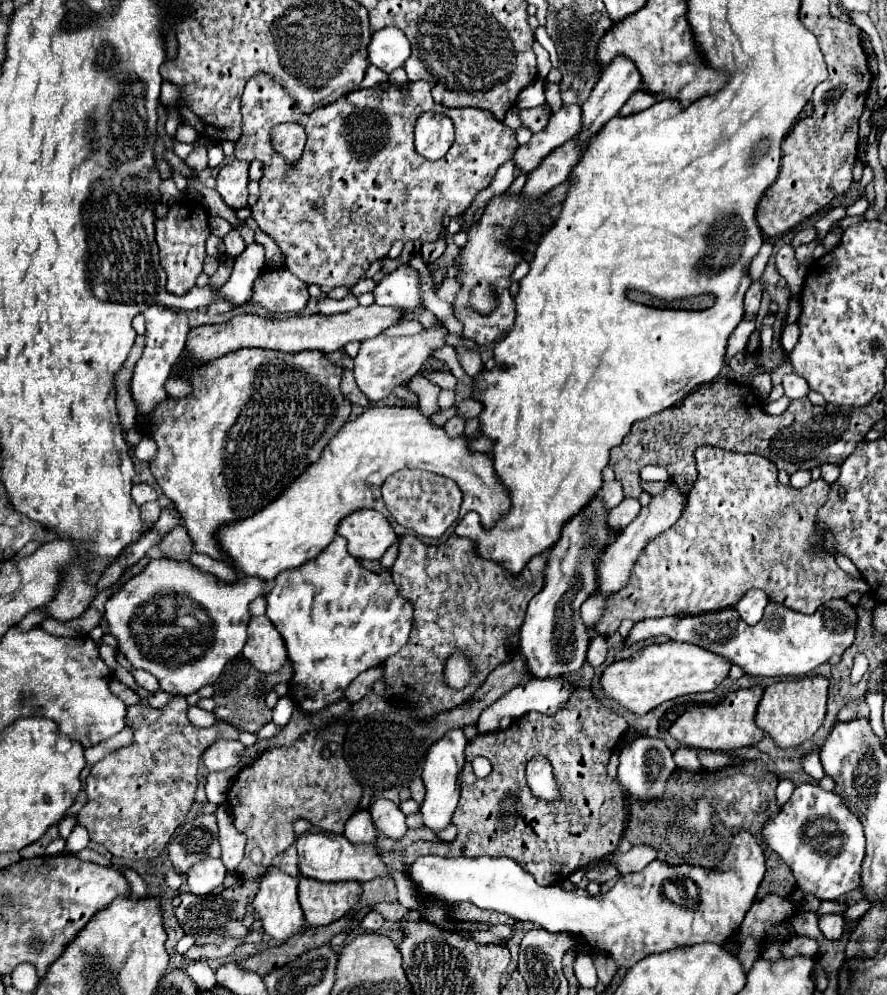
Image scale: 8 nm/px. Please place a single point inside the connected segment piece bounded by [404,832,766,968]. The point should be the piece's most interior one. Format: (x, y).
(664, 906)

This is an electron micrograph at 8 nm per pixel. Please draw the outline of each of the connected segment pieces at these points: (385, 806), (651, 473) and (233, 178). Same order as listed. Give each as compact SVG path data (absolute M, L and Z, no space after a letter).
M376 798L370 804L370 816L376 824L376 828L390 838L402 838L408 830L406 826L406 816L402 814L402 810L398 808L398 804L394 804L392 800L386 798Z
M646 466L642 470L642 482L654 482L654 480L668 480L668 474L666 474L666 468L662 466Z
M232 160L230 164L226 164L218 178L216 178L216 190L222 196L224 204L230 206L232 210L238 208L246 208L246 200L248 200L248 166L250 162L242 162L242 160Z

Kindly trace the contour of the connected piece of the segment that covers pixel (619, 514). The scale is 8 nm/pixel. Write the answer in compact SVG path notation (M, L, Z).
M626 498L624 502L620 502L616 508L610 510L608 514L608 524L610 528L618 534L622 532L638 514L640 514L640 502L638 500L632 500L632 498Z

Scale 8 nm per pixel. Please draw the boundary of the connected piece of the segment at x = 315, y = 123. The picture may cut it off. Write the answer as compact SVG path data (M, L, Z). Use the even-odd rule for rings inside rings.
M256 72L246 88L244 88L244 94L242 94L242 118L244 118L244 130L242 130L242 136L238 138L236 142L236 152L234 156L236 158L256 158L264 164L264 176L260 180L260 200L252 206L252 218L256 220L256 224L260 226L262 232L266 232L276 244L278 248L282 250L284 254L284 266L294 274L298 276L300 280L304 280L306 284L318 284L322 288L324 294L328 294L332 288L338 288L338 286L346 286L346 288L354 288L354 284L364 276L364 272L370 268L370 264L374 260L378 260L380 256L386 256L392 242L394 240L402 240L402 242L410 242L410 240L420 240L420 242L436 242L440 232L442 232L442 220L444 220L444 212L446 216L458 216L462 212L466 212L466 208L470 206L470 202L474 200L474 196L482 190L482 188L488 188L498 166L502 166L504 162L512 160L516 148L518 148L518 142L516 142L516 132L512 128L508 128L504 122L496 120L496 116L492 112L486 112L482 108L476 108L474 114L446 114L448 108L444 108L442 104L436 104L432 98L422 98L422 90L414 92L414 82L410 82L406 86L406 94L410 98L402 98L402 86L394 86L394 84L380 84L380 86L372 86L372 88L362 88L362 90L356 90L356 92L350 92L348 96L336 100L334 104L330 106L324 106L324 108L318 108L314 114L310 116L304 116L298 112L294 100L288 96L288 92L266 72ZM424 112L440 112L440 114L446 114L452 122L454 122L454 130L456 130L456 138L454 138L454 144L452 148L446 152L446 158L440 158L440 160L428 160L424 156L420 156L414 148L414 124L416 120L424 114ZM272 122L302 122L304 128L306 128L306 134L308 134L308 142L306 142L306 150L302 154L302 158L290 166L286 162L286 158L282 154L278 154L274 148L272 148L272 140L270 140L270 132L272 132Z

